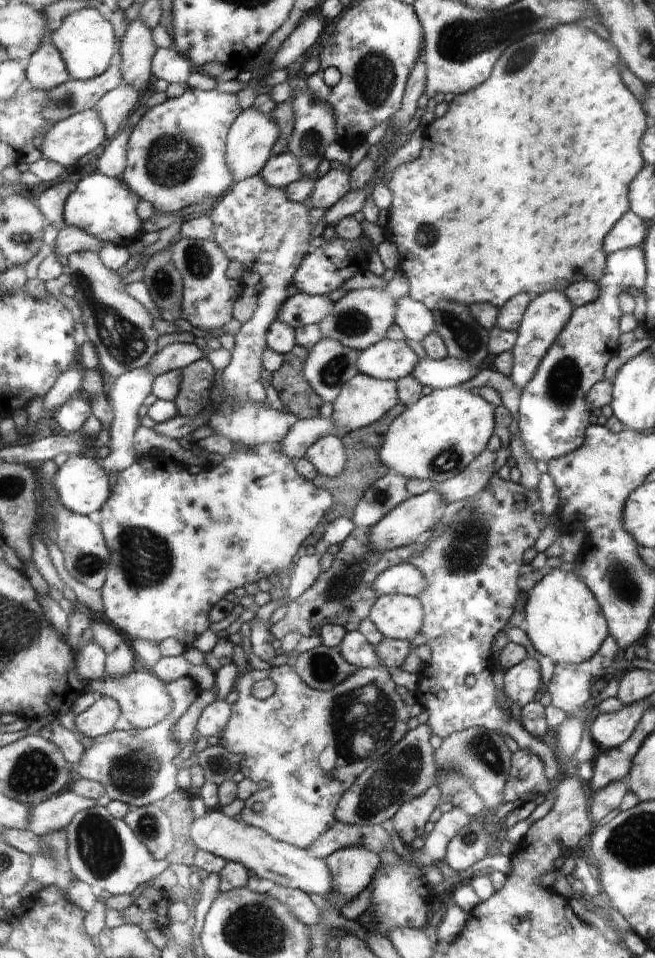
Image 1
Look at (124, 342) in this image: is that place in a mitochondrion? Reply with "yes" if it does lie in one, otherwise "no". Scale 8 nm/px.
yes

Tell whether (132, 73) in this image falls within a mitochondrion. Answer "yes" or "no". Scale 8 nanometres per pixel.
no

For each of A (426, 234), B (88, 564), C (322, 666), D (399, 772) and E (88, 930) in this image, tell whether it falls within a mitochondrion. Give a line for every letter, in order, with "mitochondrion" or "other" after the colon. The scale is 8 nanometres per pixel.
A: mitochondrion
B: mitochondrion
C: mitochondrion
D: mitochondrion
E: other

